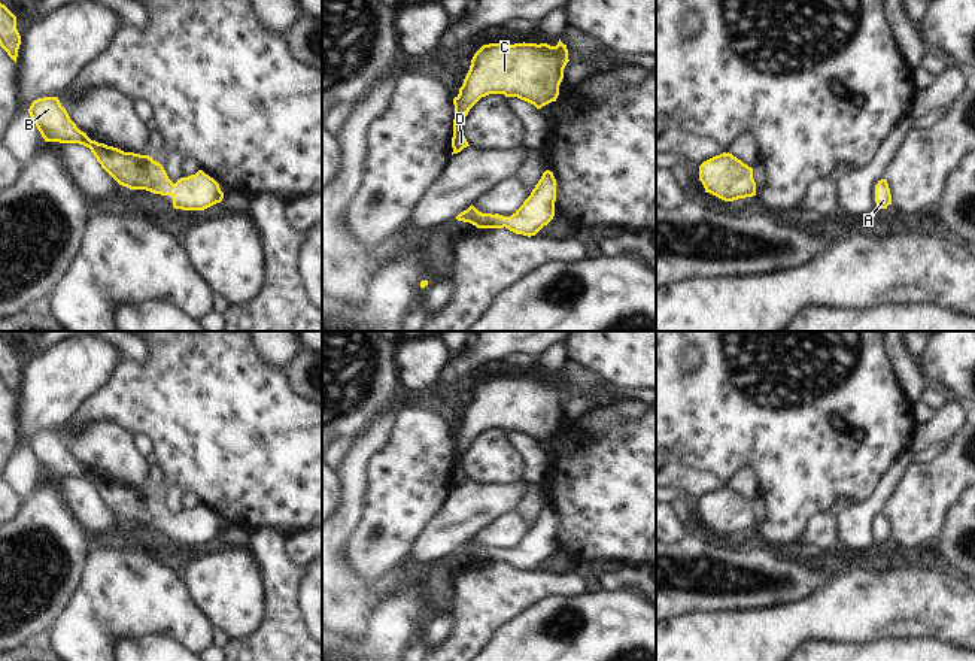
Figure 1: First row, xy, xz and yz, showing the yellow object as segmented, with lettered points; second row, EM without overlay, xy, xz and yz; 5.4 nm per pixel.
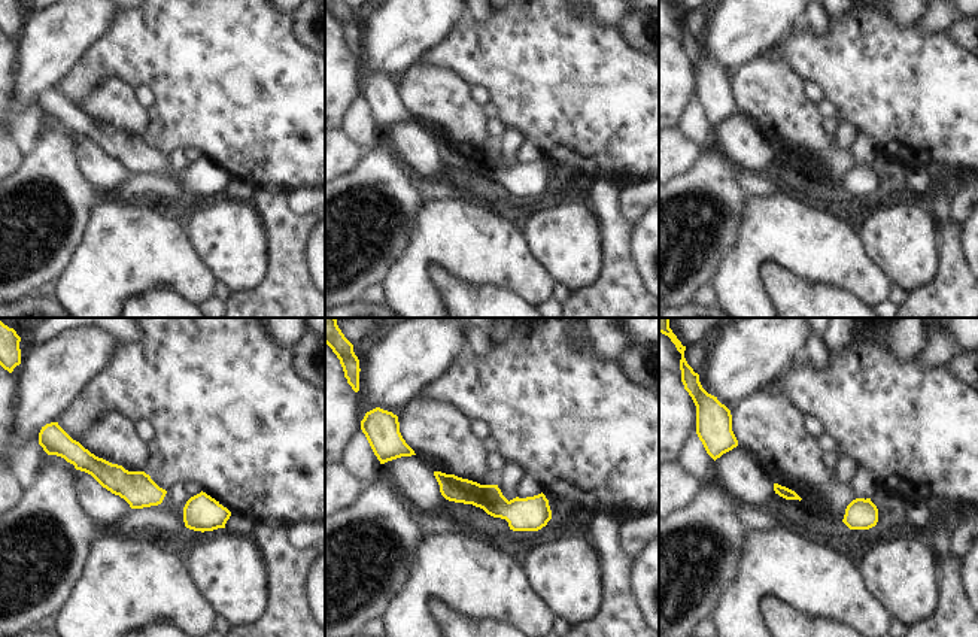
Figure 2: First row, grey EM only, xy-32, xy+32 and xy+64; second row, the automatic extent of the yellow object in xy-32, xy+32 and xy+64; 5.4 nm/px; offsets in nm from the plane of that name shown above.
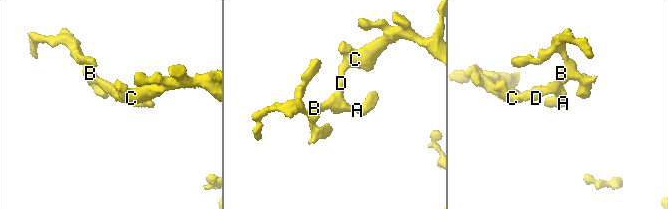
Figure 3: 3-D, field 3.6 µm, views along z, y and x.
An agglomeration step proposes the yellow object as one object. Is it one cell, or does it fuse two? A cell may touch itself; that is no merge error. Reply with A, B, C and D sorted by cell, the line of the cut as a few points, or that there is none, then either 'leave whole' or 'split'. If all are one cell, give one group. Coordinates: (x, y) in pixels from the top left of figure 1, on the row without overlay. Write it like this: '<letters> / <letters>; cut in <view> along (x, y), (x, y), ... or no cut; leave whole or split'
A B C D; no cut; leave whole

